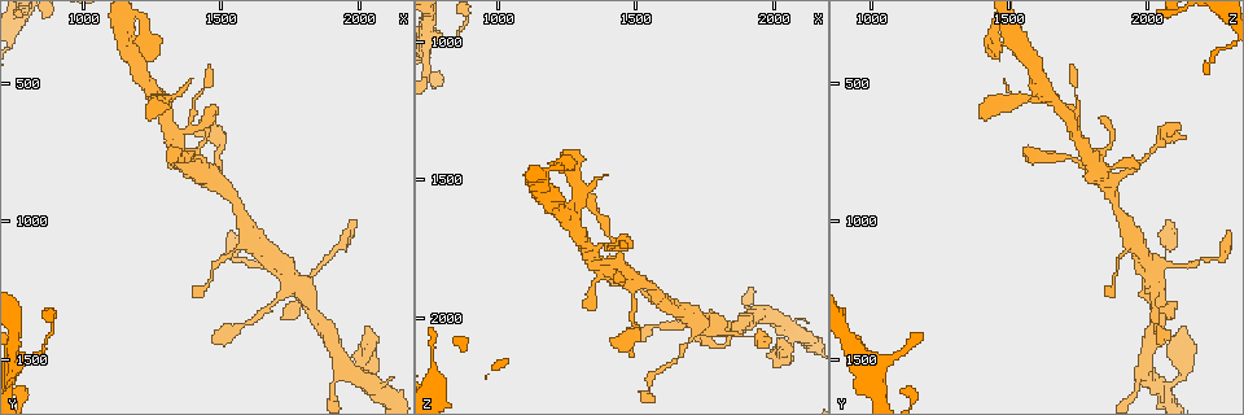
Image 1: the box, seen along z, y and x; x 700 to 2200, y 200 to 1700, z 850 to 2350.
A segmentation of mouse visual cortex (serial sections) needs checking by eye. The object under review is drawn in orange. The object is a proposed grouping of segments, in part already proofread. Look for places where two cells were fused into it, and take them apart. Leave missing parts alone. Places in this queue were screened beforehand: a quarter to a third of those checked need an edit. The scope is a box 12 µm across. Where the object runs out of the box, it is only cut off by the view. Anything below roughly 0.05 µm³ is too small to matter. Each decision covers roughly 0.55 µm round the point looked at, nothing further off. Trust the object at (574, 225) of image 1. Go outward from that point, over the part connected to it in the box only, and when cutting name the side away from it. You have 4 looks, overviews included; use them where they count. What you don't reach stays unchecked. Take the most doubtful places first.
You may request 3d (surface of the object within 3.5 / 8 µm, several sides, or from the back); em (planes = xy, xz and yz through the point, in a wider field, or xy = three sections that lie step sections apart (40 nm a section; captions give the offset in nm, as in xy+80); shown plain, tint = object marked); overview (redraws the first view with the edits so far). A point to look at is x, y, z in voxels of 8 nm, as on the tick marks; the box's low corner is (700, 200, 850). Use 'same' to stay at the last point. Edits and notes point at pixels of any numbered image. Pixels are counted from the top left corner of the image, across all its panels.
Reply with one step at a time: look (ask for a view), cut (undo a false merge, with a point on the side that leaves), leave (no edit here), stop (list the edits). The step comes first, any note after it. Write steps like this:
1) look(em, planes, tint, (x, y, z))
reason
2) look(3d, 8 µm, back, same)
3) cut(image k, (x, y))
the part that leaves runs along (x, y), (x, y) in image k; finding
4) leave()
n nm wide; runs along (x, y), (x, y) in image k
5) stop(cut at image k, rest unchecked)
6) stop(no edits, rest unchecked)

look(3d, 8 µm, back, (1590, 1040, 1930))
a fork

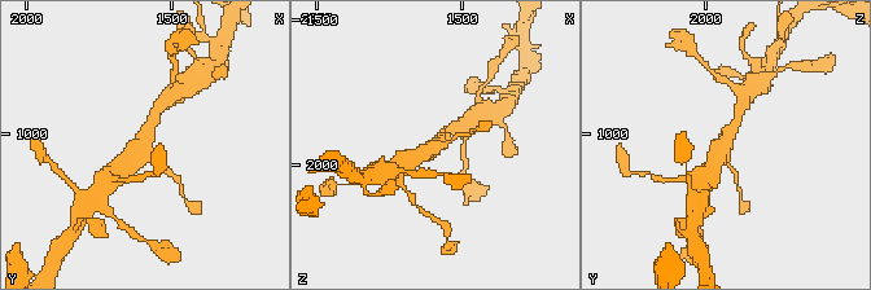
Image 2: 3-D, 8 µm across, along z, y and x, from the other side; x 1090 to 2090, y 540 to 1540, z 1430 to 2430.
look(3d, 3.5 µm, (1590, 1030, 1940))
zoom in

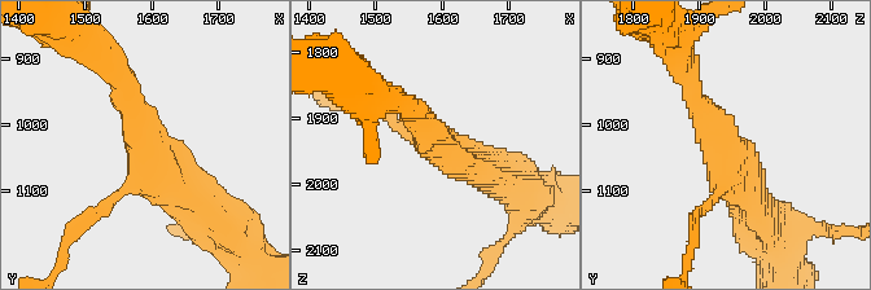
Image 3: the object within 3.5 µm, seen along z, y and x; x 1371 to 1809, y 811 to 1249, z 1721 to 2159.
leave()
3 arms; arms of 150, 250, 500 nm; runs along (130, 89), (149, 157), (213, 216) in image 3; all the same cell

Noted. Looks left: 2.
look(3d, 3.5 µm, (1700, 1160, 2080))
calibre changes

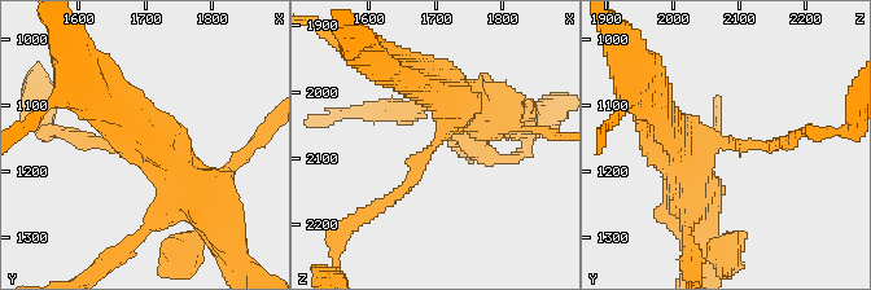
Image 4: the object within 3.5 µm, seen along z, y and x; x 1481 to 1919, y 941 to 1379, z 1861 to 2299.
look(em, xy, step 1, tint, (1700, 1155, 2075))
arms of 150, 500 nm

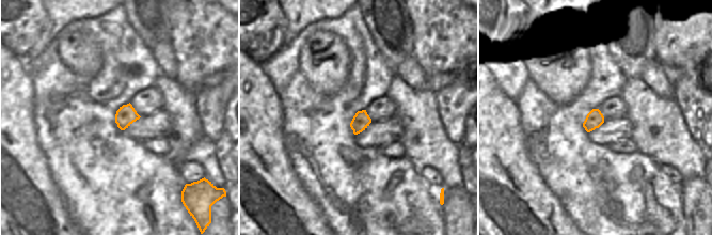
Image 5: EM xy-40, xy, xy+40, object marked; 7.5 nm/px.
cut(image 4, (408, 181))
140 nm wide; the part that leaves runs along (434, 146), (411, 183), (342, 229) in image 4; a second cell is stuck on

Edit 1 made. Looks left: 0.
stop(cut at image 4, rest unchecked)

